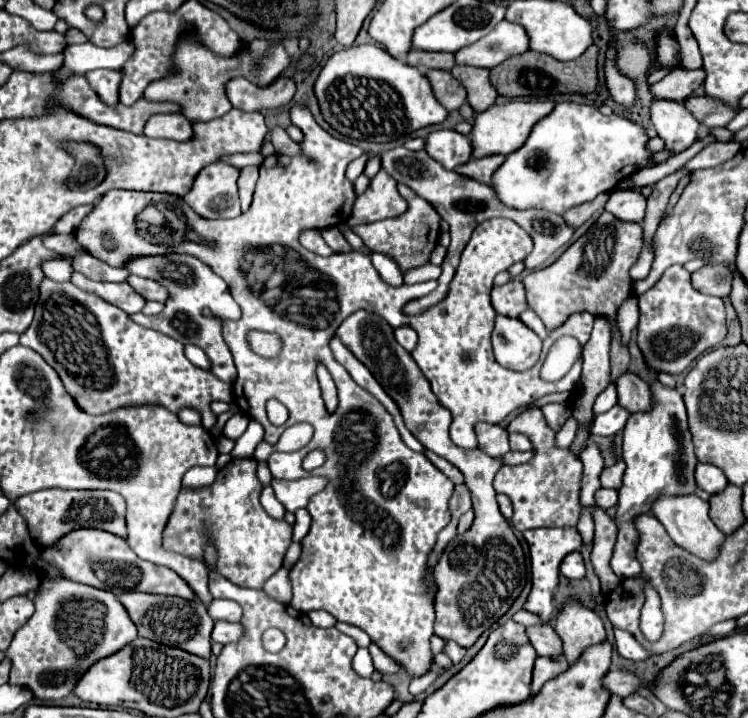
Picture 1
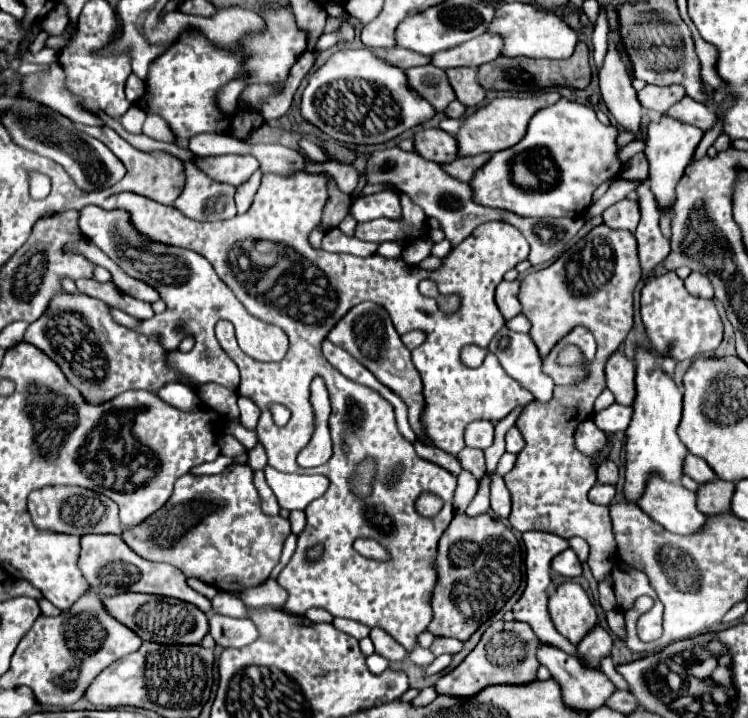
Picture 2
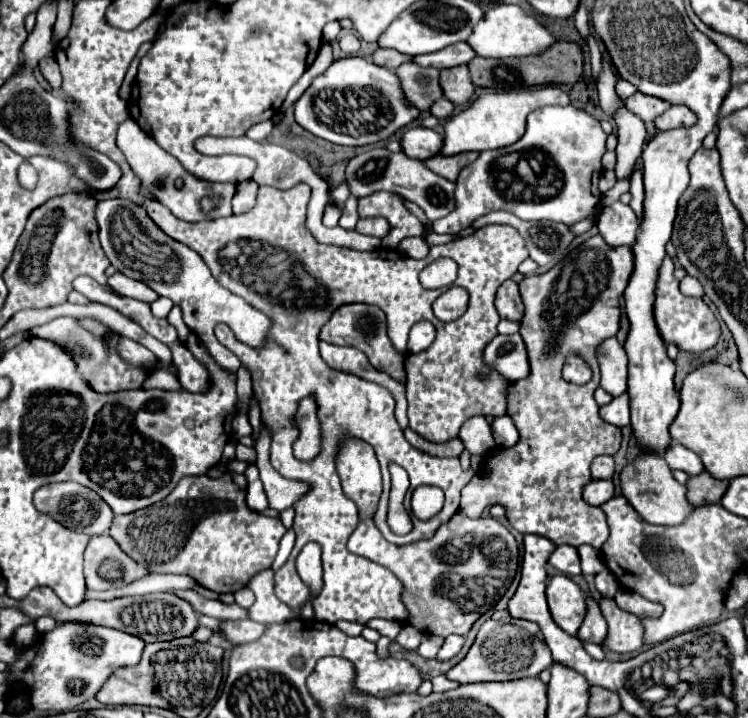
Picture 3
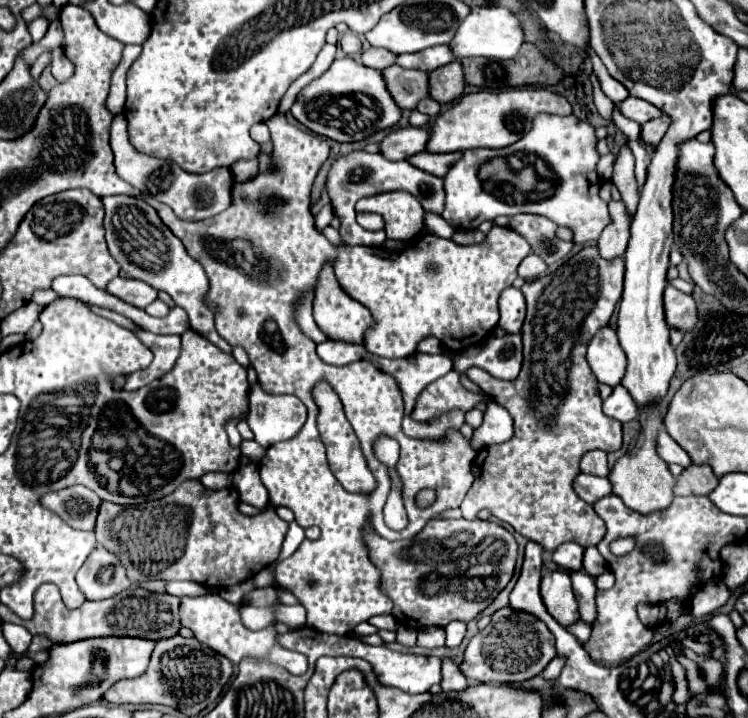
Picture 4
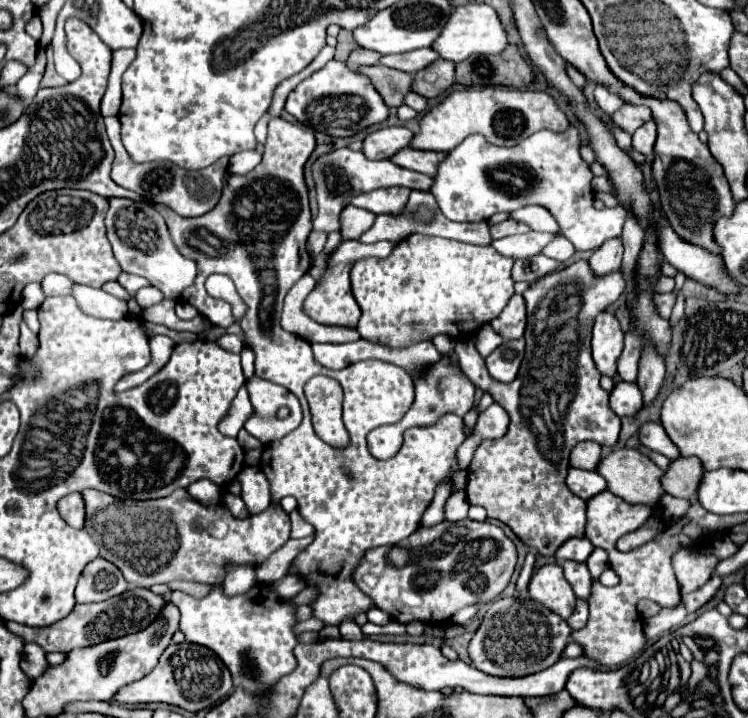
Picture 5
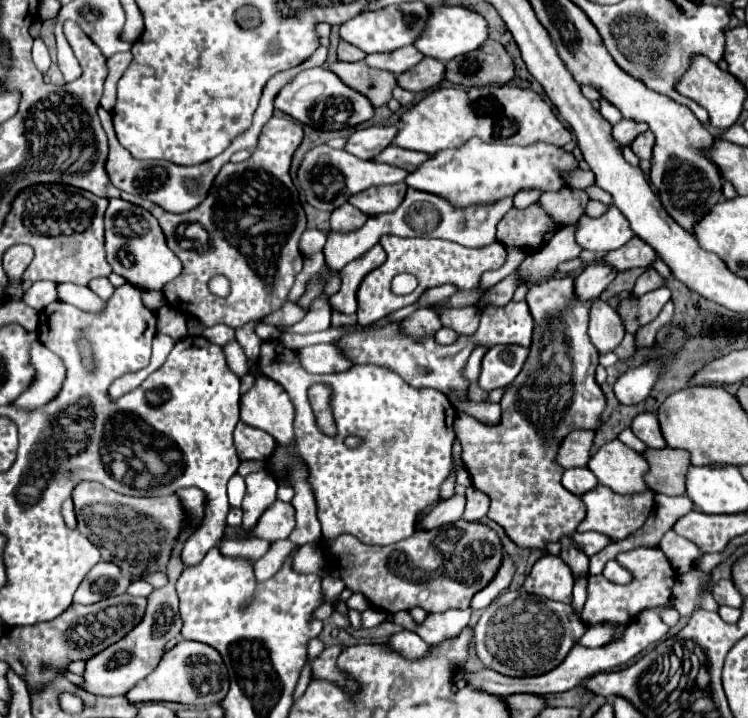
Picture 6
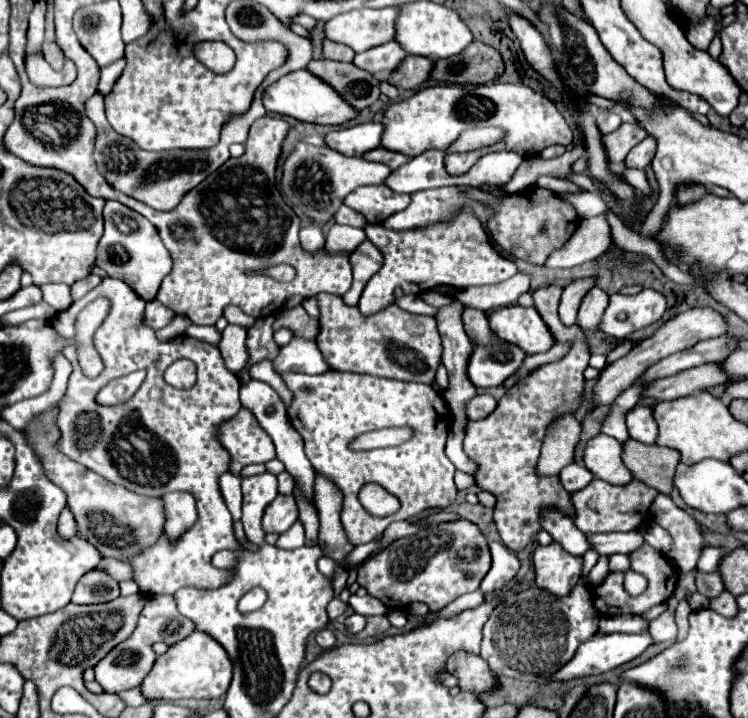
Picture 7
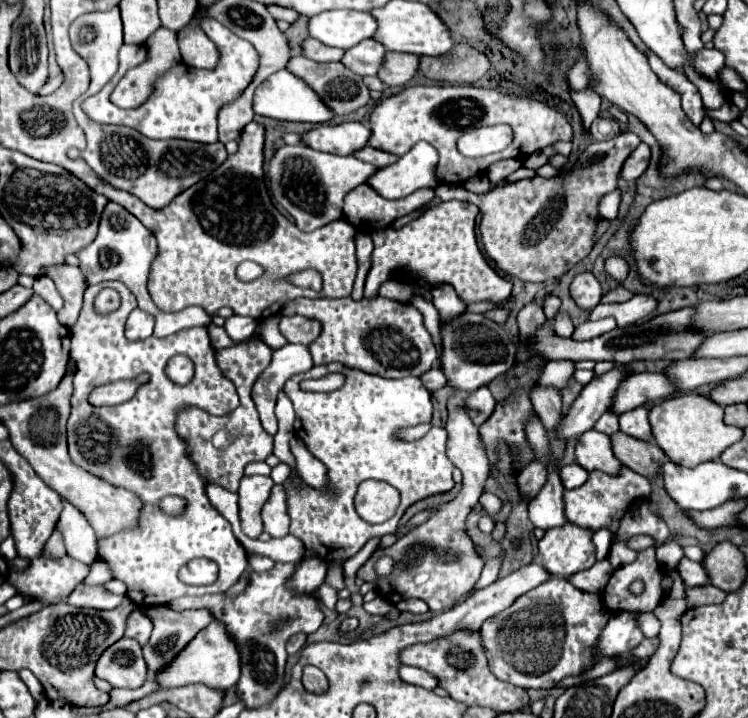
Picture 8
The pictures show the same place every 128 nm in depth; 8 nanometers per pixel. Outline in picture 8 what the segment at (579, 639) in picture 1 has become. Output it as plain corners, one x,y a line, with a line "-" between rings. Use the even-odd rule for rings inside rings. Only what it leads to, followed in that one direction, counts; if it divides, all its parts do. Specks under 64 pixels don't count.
574,524
546,530
544,538
538,542
538,554
546,572
564,578
586,570
596,562
592,532

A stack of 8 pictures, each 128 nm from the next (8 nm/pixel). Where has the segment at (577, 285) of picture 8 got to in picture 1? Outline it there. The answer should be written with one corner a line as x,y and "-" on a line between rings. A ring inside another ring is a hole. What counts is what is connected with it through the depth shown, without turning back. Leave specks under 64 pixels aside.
622,374
616,380
618,404
628,412
652,410
652,392
650,386
634,374

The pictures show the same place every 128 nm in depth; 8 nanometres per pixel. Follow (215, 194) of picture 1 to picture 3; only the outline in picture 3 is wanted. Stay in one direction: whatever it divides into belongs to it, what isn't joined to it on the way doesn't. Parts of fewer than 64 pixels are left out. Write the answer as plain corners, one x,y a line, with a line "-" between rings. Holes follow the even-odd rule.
128,118
120,124
118,128
118,146
128,158
128,163
132,170
142,178
144,190
148,194
154,194
166,208
172,208
172,214
176,214
180,220
188,222
200,222
200,220
214,220
222,216
232,216
232,196
236,192
234,184
216,184
216,182
206,182
200,178
194,178
188,174
181,163
168,152
164,152
156,142
142,130
138,128
136,120
-
182,180
182,186
176,188
174,182

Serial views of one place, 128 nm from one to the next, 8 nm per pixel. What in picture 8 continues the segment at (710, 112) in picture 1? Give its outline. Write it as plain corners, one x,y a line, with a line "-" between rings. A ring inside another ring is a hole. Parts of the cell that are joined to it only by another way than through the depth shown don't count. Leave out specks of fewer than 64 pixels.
640,144
630,156
628,156
628,160
624,162
624,166
622,166
622,178
624,180
628,180
628,182
634,182
634,180
638,180
642,174
644,174
644,170
648,168
648,162
650,162
650,148
648,148
648,144

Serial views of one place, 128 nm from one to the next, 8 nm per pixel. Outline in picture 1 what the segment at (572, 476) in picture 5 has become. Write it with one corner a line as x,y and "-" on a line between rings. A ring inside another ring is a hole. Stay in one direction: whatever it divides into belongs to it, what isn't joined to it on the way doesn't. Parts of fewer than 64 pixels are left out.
600,488
596,492
596,504
600,508
604,508
604,510
616,506
618,504
618,492
616,490
610,490
610,488

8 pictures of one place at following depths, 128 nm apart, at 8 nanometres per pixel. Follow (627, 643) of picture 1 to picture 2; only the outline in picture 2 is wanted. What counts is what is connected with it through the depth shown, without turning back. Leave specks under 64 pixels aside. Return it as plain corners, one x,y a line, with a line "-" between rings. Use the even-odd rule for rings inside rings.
620,610
606,612
606,620
608,620
610,630
612,630
620,640
624,640
624,616
622,616
622,612
620,612

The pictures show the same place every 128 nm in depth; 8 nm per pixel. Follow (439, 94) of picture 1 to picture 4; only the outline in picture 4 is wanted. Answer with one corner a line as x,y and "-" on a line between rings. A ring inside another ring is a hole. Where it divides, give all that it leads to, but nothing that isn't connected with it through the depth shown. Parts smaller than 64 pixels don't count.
398,64
382,70
388,90
396,104
402,110
416,110
416,104
430,96
428,92
428,72
420,70
406,70

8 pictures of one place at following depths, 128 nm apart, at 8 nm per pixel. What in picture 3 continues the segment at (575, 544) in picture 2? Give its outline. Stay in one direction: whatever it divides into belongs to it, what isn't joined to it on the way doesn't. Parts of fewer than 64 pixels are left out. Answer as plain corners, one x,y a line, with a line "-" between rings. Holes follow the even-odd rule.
580,546
578,548
580,560
582,560
582,574
598,574
600,568
604,568
602,554
592,546

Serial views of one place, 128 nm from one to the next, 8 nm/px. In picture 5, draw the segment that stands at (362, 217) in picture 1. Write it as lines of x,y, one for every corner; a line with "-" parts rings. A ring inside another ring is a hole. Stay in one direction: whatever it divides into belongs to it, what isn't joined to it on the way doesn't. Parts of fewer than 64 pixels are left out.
380,188
352,198
352,204
374,214
400,214
406,208
410,188

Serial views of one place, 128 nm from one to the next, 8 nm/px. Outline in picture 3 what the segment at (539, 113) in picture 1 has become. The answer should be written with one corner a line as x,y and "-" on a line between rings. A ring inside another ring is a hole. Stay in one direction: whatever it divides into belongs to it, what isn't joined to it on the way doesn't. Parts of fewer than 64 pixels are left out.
538,86
528,90
510,90
510,92
494,92
494,94
482,94
478,100
474,100
466,110
454,114
444,122
444,156
454,156
460,152
484,152
492,148
504,148
514,142
518,142
524,136
526,130
526,116
548,104
566,106
570,104
568,94
560,90
558,86

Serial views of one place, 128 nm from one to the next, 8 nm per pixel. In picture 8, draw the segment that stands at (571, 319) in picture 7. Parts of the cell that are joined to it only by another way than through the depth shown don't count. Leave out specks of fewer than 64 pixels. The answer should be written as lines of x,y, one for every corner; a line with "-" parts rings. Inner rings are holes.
558,312
556,314
556,318
554,318
554,330
556,330
558,336
564,336
564,338
570,338
572,336
574,324
572,324
568,312

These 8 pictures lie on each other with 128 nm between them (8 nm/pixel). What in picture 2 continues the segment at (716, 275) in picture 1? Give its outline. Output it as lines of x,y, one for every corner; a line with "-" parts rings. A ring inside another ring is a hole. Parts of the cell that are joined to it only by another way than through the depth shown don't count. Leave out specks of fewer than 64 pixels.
692,272
686,280
684,280
688,292
692,296
698,296
698,298
714,298
714,288
710,284
710,280
706,276
702,276
700,272

